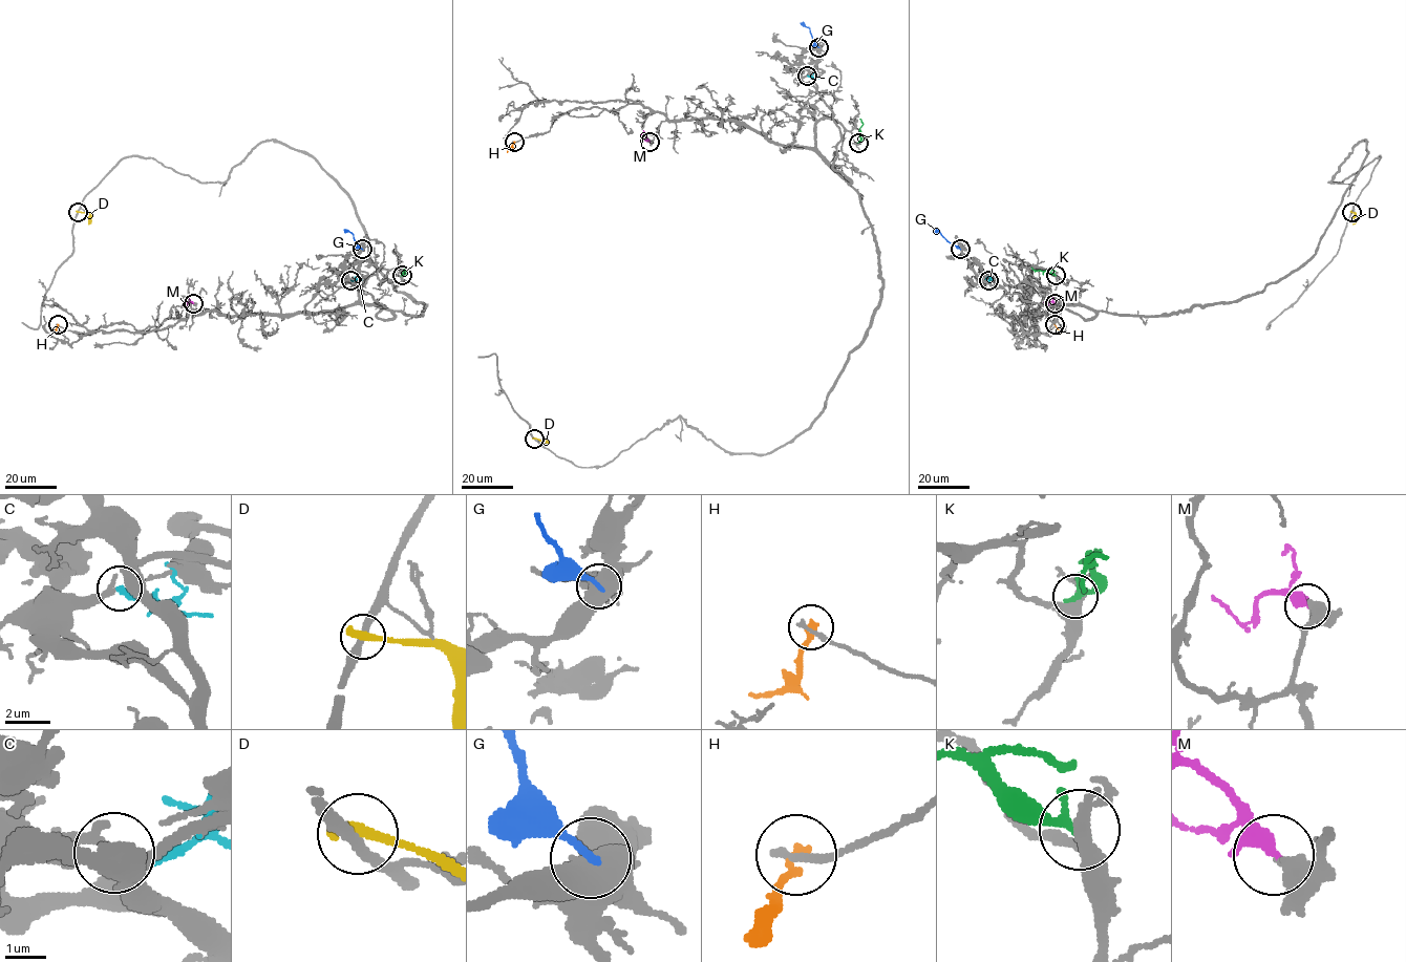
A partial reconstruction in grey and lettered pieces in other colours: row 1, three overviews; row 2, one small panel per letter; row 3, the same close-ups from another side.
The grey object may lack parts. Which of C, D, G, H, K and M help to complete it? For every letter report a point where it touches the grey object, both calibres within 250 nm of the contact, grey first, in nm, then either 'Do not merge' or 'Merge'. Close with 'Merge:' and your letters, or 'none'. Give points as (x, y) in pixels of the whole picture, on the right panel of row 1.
C: Touches grey at (988, 280). Thickness 190 nm (grey) against 240 nm. Do not merge
D: Touches grey at (1351, 212). Thickness 280 nm (grey) against 400 nm. Do not merge
G: Touches grey at (960, 249). Thickness 650 nm (grey) against 200 nm. Do not merge
H: Touches grey at (1055, 324). Thickness 240 nm (grey) against 200 nm. Do not merge
K: Touches grey at (1056, 275). Thickness 340 nm (grey) against 280 nm. Do not merge
M: Touches grey at (1055, 303). Thickness 480 nm (grey) against 440 nm. Merge
Merge: M

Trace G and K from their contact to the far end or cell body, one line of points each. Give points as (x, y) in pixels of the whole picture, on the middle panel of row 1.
G: (818, 47), (810, 29), (801, 23)
K: (858, 143), (863, 125), (859, 119)

